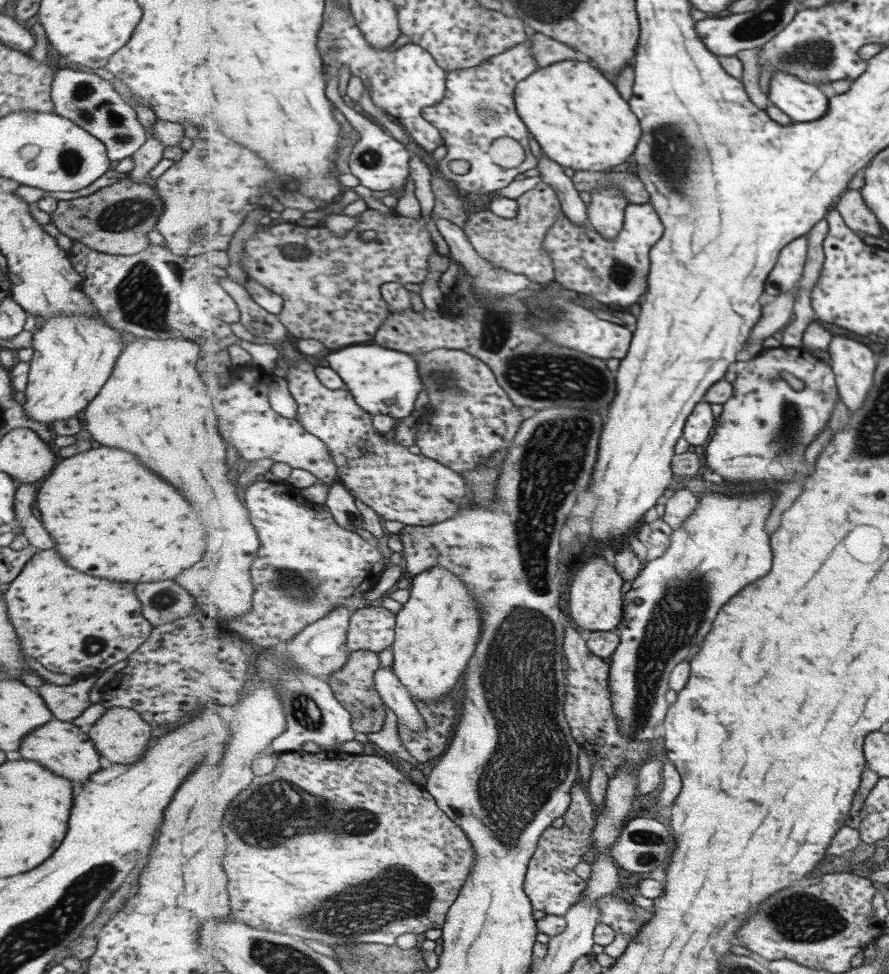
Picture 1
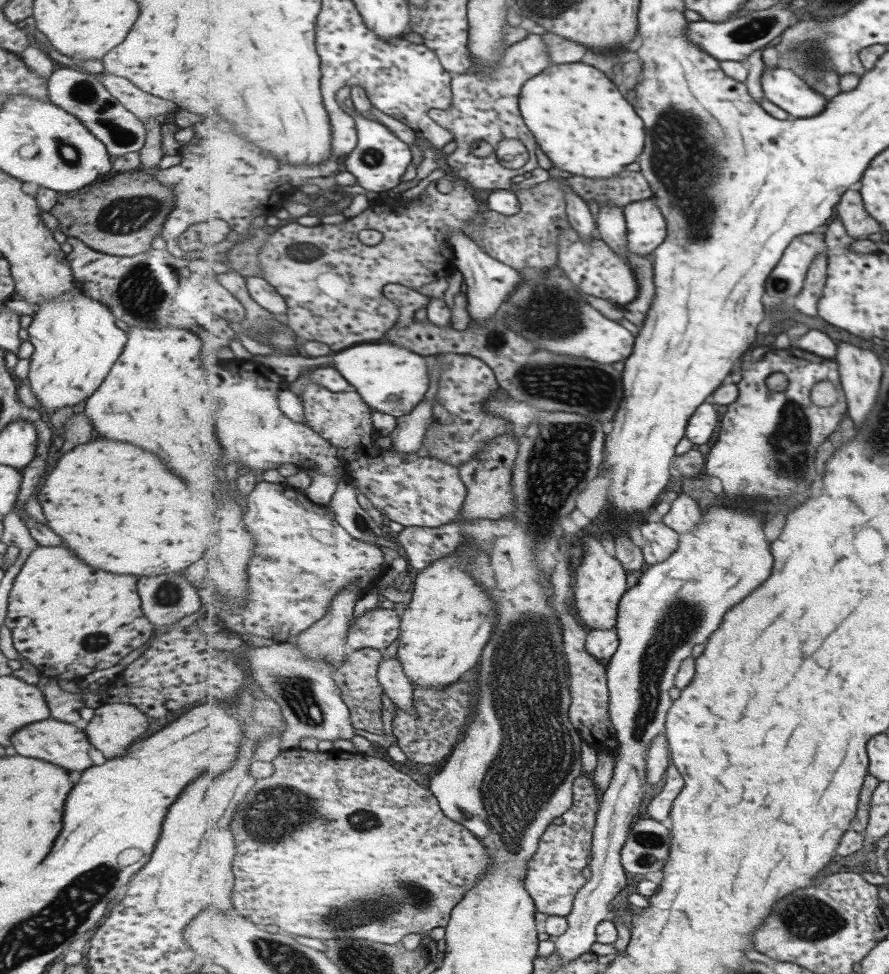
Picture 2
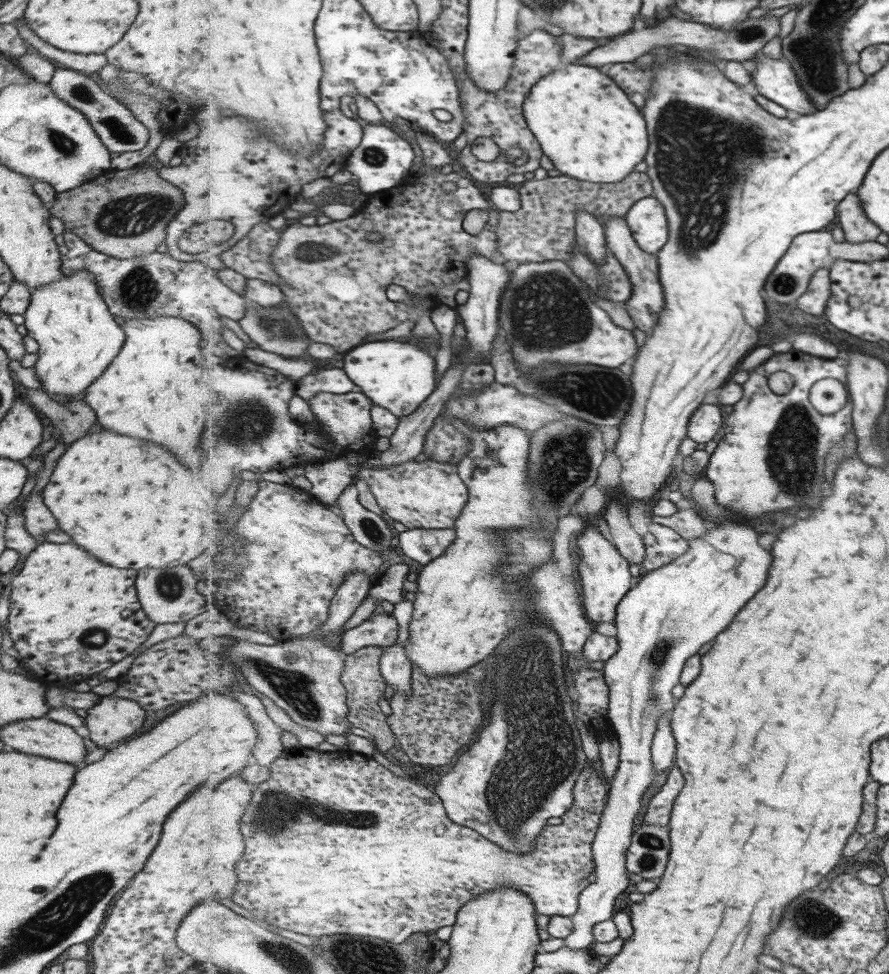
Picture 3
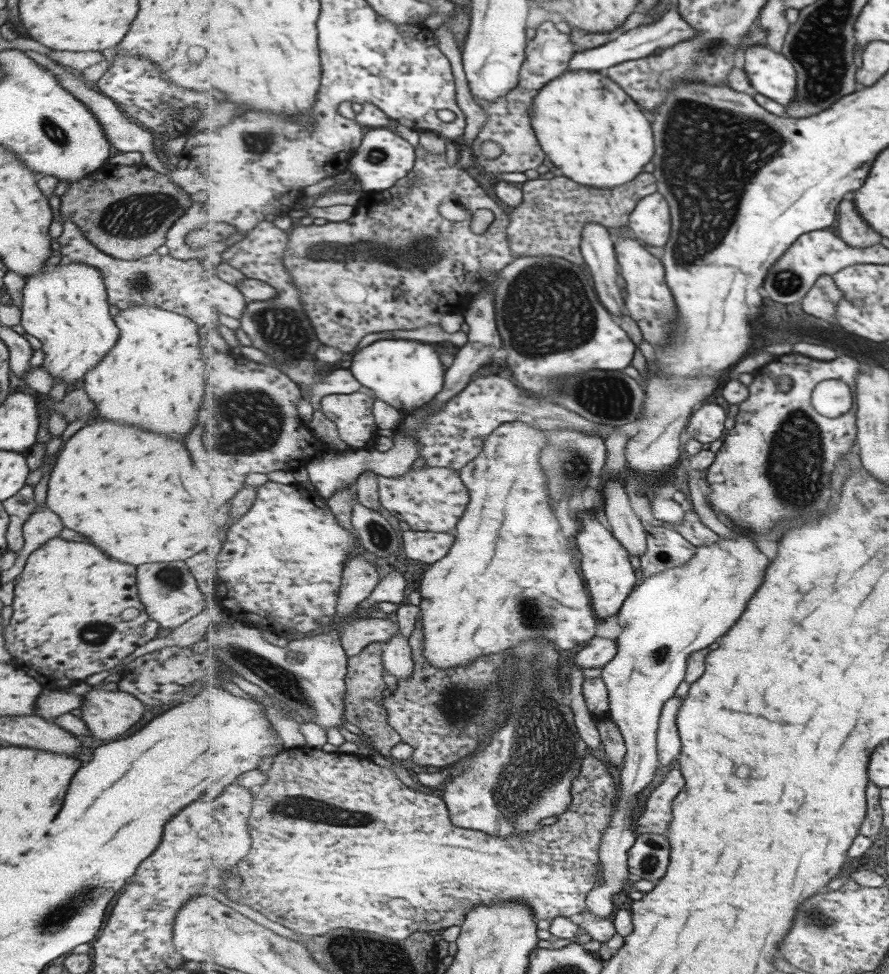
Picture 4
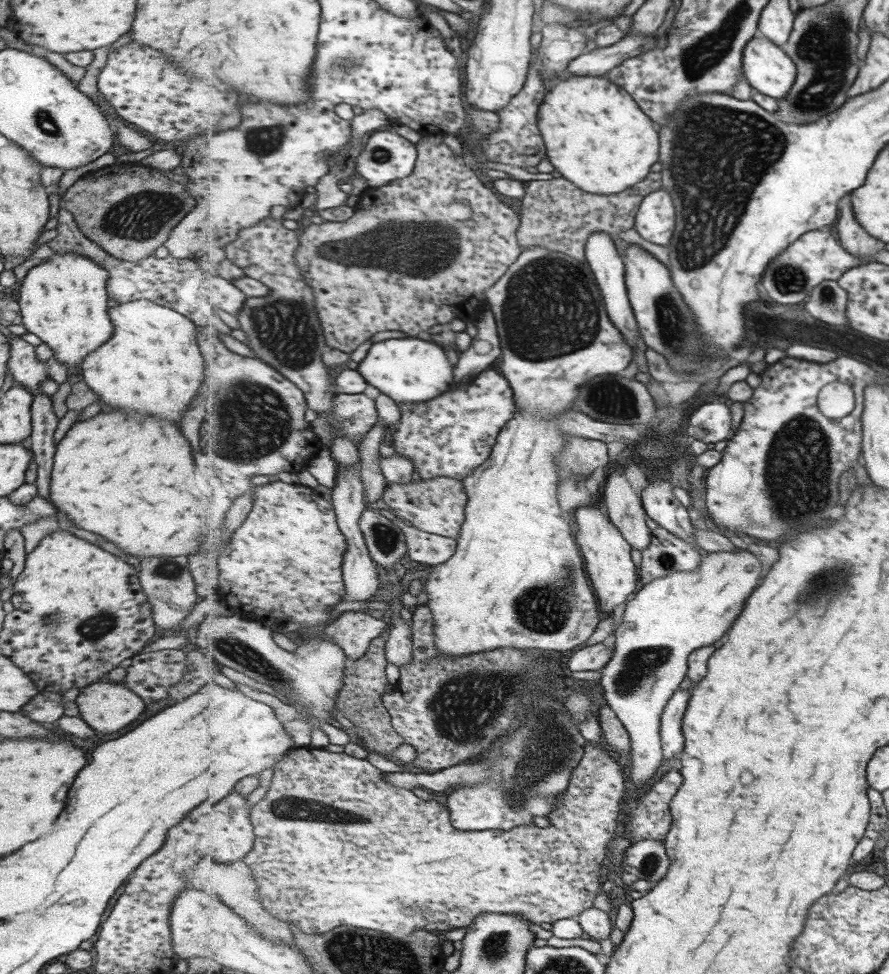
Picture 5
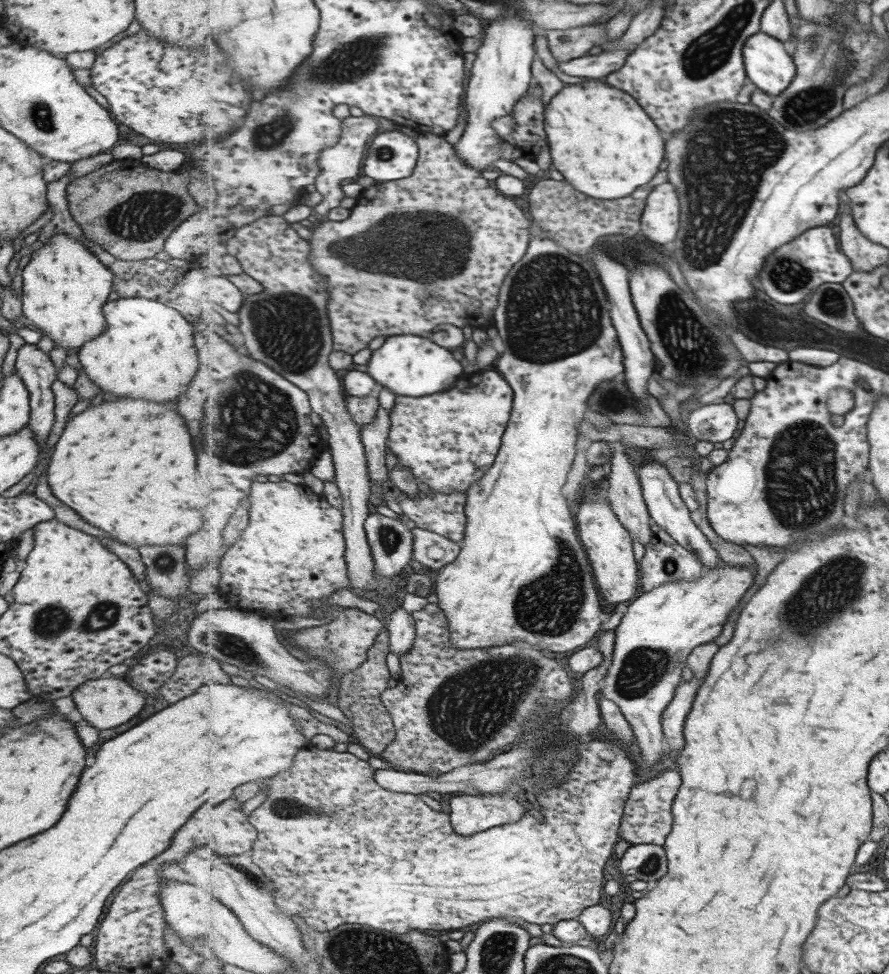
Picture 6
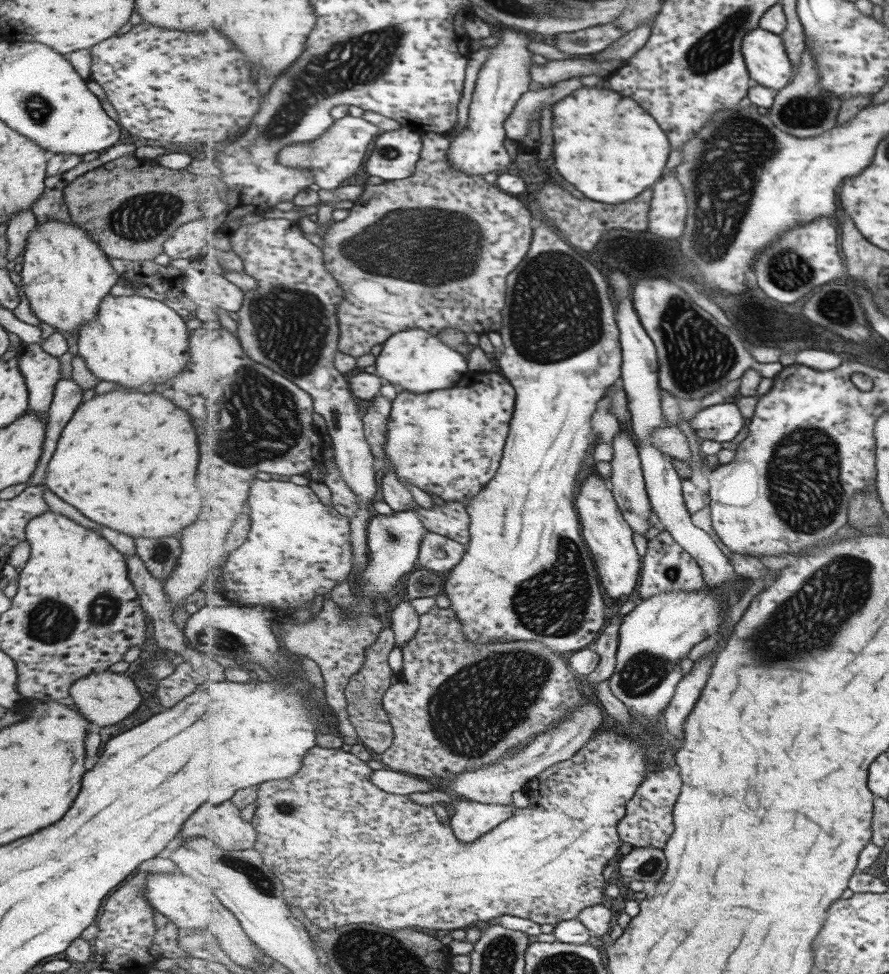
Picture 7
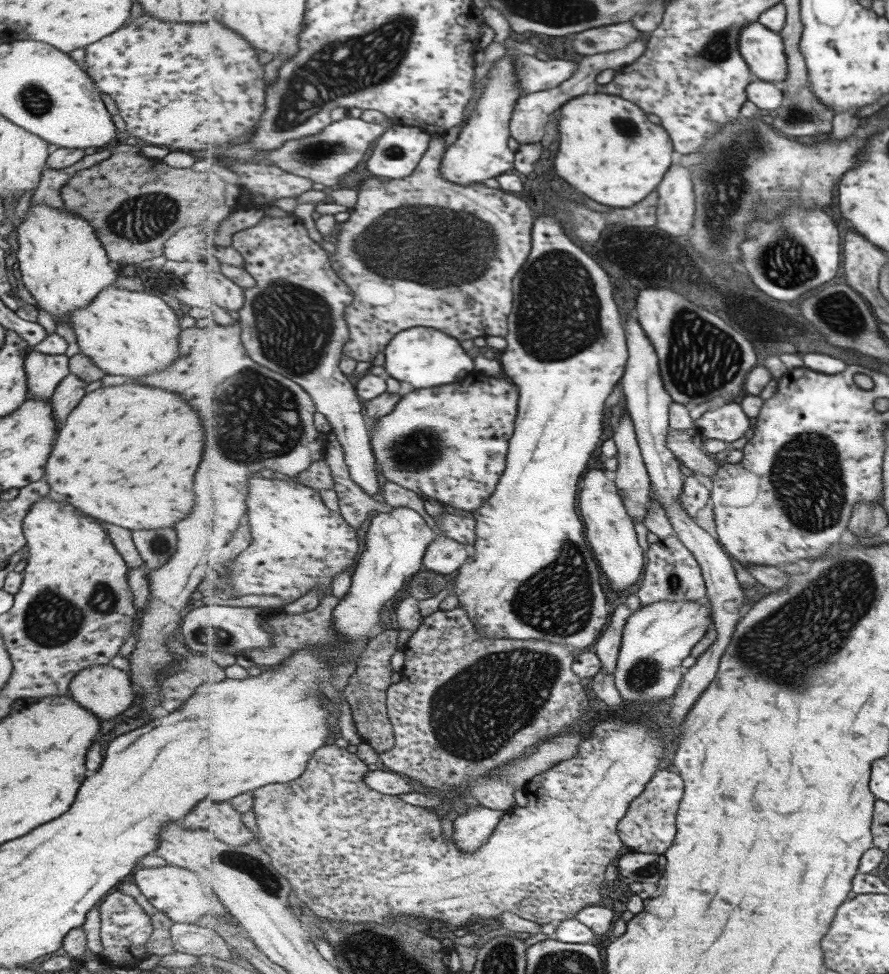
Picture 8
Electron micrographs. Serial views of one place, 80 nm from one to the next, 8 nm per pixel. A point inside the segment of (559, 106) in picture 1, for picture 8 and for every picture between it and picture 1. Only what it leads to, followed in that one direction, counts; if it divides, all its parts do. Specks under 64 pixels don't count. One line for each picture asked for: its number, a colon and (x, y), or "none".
2: (583, 124)
3: (587, 126)
4: (594, 132)
5: (596, 135)
6: (602, 142)
7: (607, 146)
8: (609, 150)

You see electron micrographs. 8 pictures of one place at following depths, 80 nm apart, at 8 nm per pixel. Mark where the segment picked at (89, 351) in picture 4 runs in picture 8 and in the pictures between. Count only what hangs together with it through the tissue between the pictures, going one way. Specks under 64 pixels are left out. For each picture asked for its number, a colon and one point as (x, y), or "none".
5: (63, 300)
6: (64, 286)
7: (65, 274)
8: (61, 263)

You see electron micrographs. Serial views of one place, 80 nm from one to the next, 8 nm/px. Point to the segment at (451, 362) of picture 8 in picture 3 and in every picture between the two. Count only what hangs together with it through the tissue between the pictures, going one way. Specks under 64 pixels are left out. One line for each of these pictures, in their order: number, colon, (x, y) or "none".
3: (400, 376)
4: (407, 374)
5: (410, 370)
6: (410, 365)
7: (416, 359)

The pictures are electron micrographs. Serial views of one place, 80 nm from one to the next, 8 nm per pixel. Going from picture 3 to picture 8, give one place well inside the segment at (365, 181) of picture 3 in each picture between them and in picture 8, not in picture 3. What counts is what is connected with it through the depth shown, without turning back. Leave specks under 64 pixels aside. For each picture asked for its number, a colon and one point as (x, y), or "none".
4: (384, 158)
5: (387, 157)
6: (392, 155)
7: (396, 153)
8: (397, 154)

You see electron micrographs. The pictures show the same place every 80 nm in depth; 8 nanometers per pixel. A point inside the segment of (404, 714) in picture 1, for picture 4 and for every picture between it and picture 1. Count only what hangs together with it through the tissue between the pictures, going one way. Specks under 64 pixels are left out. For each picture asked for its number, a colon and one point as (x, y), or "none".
2: (400, 689)
3: (397, 668)
4: (399, 660)

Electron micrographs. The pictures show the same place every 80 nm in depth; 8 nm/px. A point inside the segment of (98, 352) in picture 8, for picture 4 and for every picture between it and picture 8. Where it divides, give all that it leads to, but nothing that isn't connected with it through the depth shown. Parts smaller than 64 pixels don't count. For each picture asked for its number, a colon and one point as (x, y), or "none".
4: (151, 378)
5: (151, 362)
6: (146, 350)
7: (134, 341)

